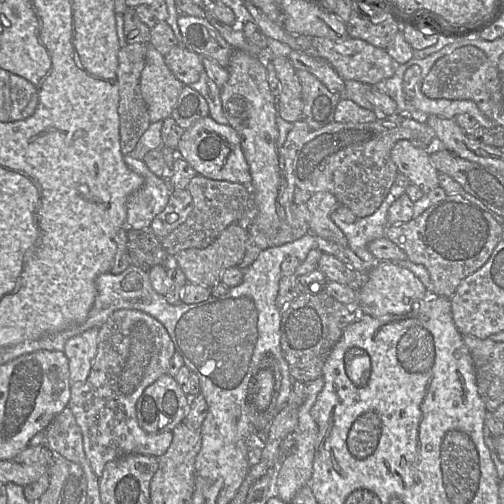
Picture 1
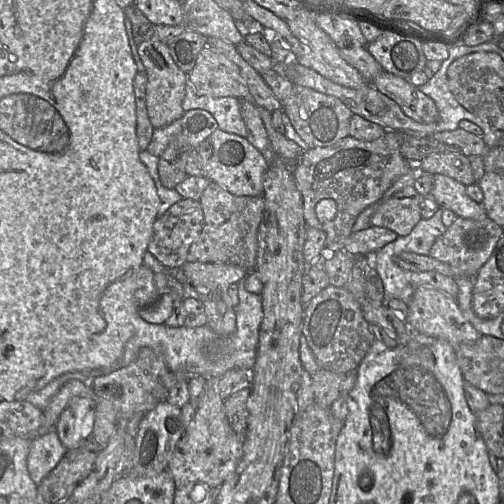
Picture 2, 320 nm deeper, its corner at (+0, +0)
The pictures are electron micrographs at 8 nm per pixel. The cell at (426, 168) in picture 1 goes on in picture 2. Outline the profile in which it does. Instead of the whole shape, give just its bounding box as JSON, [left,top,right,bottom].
[430,174,488,220]

